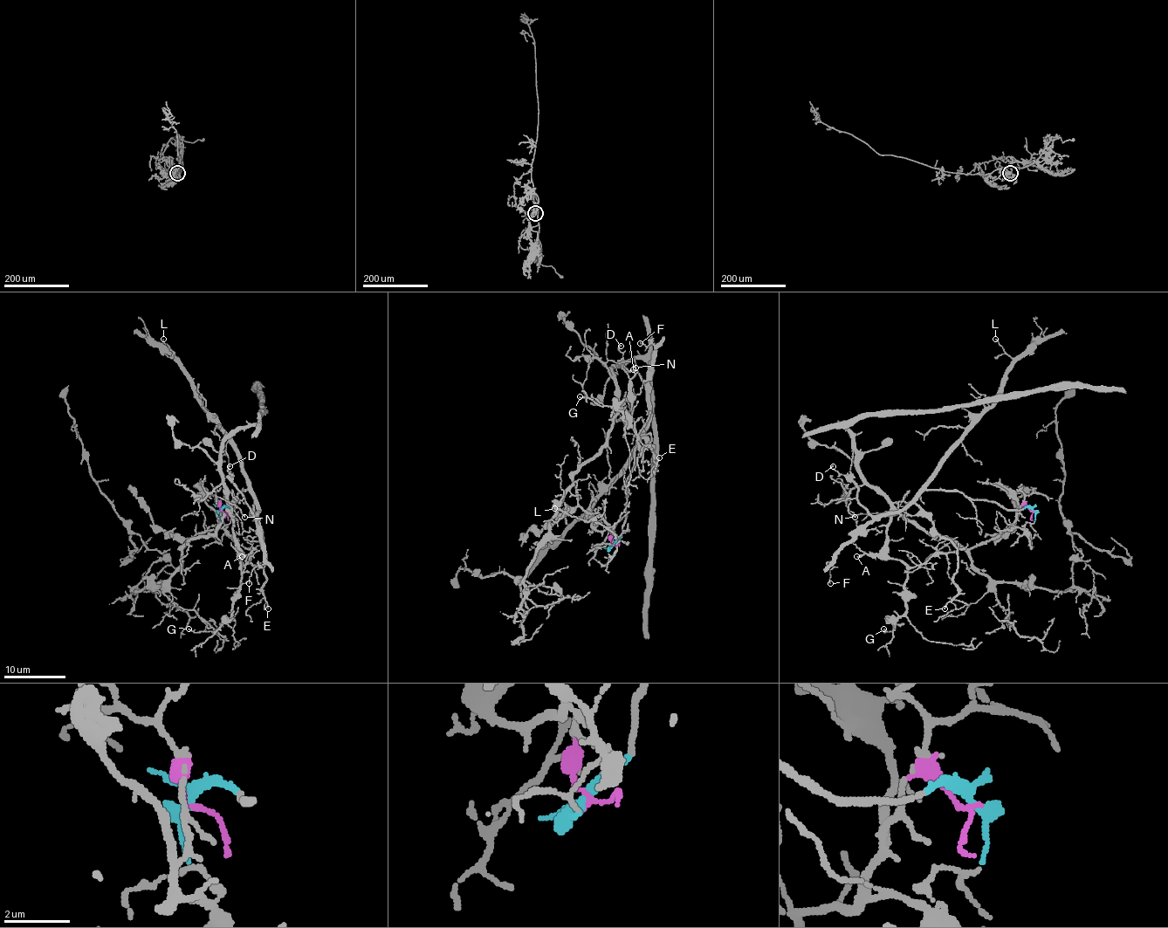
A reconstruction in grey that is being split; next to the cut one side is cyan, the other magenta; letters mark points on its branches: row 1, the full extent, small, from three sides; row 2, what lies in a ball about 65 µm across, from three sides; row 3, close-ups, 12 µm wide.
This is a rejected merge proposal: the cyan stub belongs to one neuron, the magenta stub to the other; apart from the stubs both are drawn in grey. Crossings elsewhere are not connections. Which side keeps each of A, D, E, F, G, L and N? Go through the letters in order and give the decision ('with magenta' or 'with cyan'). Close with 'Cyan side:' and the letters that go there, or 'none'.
A: with magenta
D: with cyan
E: with cyan
F: with cyan
G: with magenta
L: with cyan
N: with magenta
Cyan side: D, E, F, L

